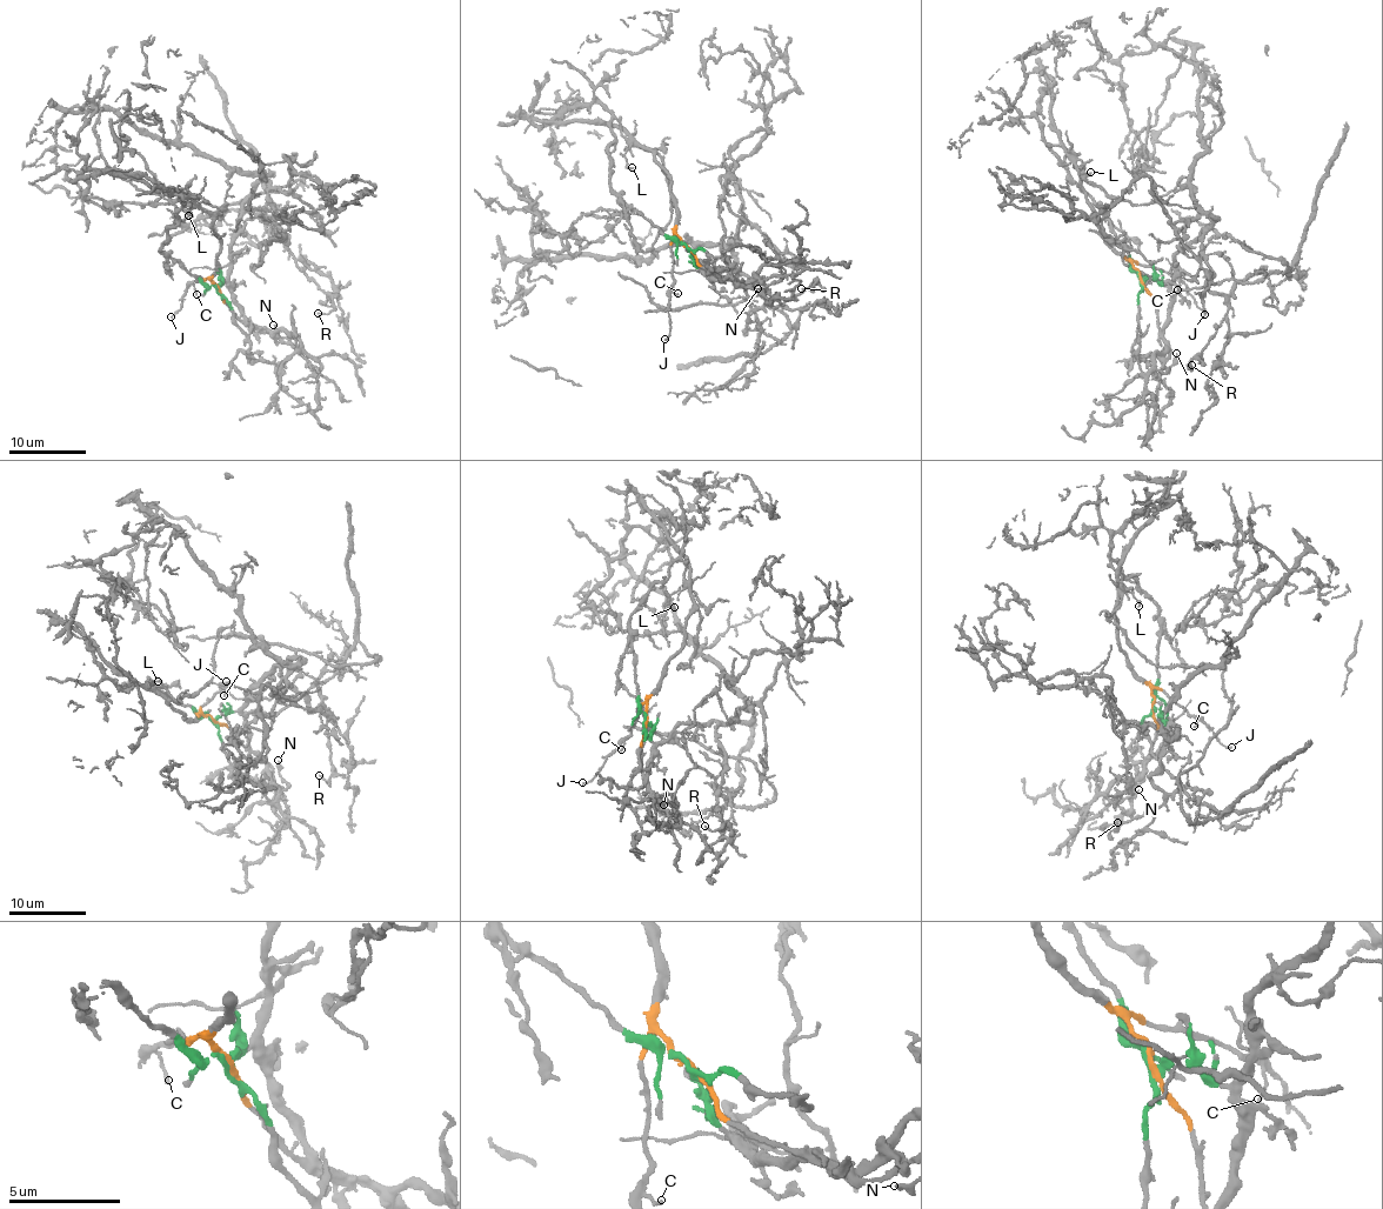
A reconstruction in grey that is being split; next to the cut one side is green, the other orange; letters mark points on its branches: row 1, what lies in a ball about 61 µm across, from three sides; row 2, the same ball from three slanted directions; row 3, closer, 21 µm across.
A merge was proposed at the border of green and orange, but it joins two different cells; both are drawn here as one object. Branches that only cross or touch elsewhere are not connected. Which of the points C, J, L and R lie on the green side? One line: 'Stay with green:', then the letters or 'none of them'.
Stay with green: R

